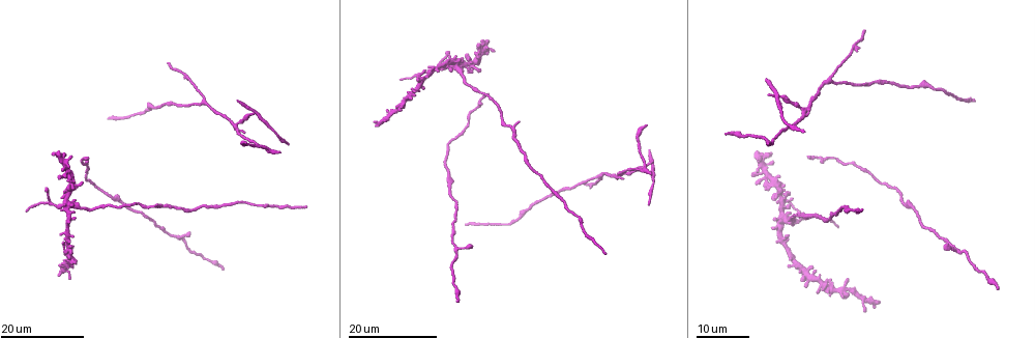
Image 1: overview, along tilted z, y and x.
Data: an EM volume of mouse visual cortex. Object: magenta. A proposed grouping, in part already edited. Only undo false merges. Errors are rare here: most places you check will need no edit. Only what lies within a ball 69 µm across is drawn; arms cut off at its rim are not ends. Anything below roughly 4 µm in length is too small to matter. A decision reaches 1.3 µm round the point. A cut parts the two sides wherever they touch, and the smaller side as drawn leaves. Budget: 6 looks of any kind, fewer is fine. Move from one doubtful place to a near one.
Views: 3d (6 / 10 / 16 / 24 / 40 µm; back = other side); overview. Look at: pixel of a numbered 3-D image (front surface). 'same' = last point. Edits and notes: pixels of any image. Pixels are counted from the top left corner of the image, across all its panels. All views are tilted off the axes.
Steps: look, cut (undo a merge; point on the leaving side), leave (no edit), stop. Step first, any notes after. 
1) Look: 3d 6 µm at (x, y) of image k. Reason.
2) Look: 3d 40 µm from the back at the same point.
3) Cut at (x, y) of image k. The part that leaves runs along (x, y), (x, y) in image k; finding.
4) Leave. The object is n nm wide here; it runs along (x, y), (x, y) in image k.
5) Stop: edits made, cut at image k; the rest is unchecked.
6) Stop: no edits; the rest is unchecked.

Look: 3d 16 µm at (204, 100) of image 1. A fork.

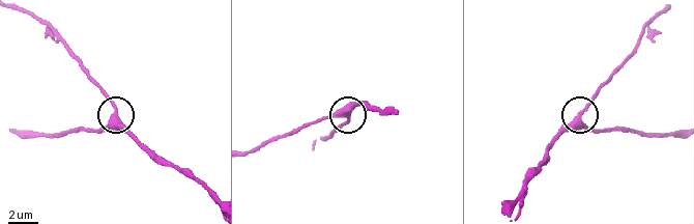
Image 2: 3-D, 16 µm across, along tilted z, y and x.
Look: 3d 6 µm at (113, 120) of image 2. Closer look.

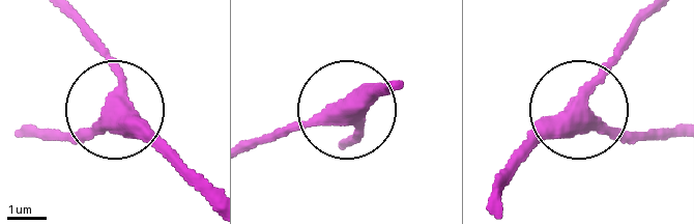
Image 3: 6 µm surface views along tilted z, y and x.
Leave. 3 arms meet here; it runs along (501, 196), (528, 148), (648, 16) in image 3; one cell here.

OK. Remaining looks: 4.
Look: 3d 16 µm at (617, 178) of image 1. Branch point.

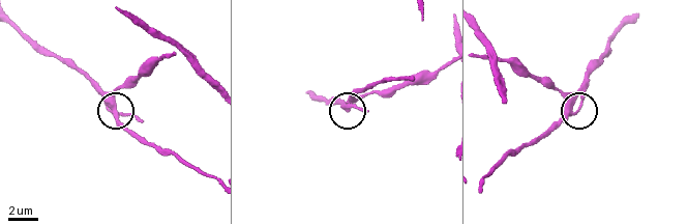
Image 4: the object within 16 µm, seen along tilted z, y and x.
Look: 3d 10 µm at (114, 110) of image 4. Closer look.

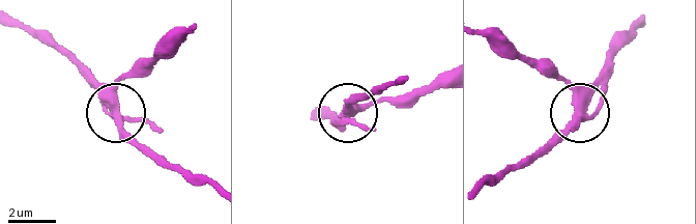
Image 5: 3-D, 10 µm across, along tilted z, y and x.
Leave. The side arm is 26 µm long; all the same cell.

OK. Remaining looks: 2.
Look: 3d 16 µm at (49, 201) of image 1. Three-way junction.

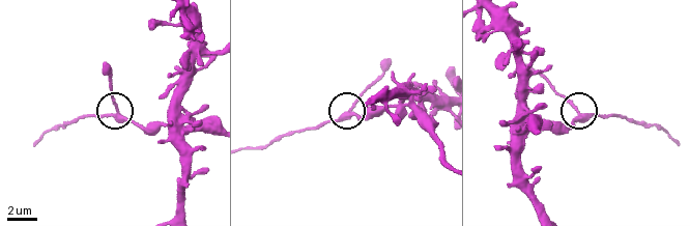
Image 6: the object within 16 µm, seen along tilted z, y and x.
Look: 3d 10 µm at (345, 112) of image 6.

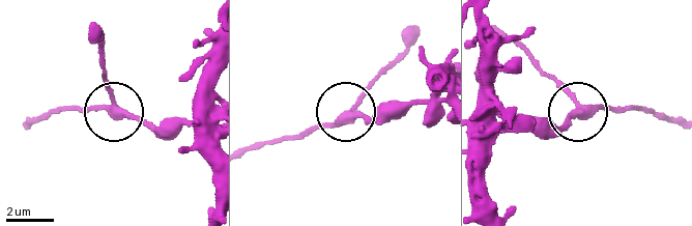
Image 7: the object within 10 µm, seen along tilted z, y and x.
Leave. 3 arms meet here; all the same cell.

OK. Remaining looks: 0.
Stop: no edits; the rest is unchecked.

